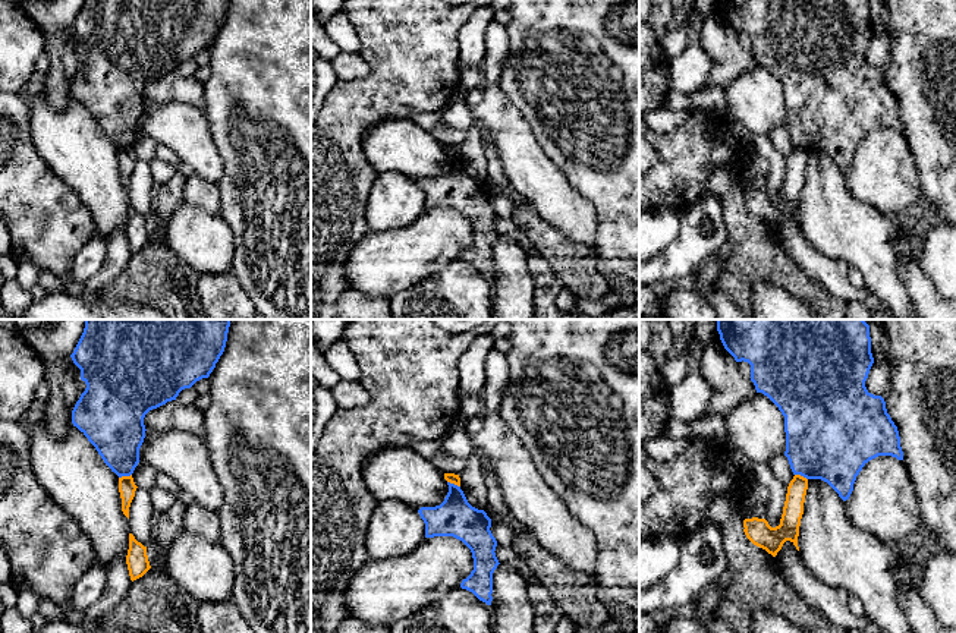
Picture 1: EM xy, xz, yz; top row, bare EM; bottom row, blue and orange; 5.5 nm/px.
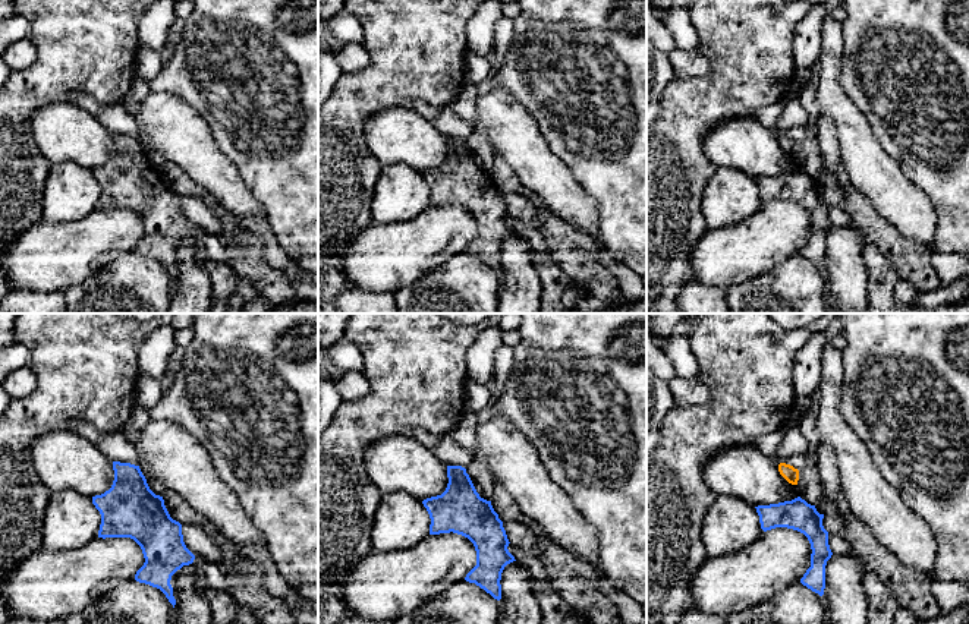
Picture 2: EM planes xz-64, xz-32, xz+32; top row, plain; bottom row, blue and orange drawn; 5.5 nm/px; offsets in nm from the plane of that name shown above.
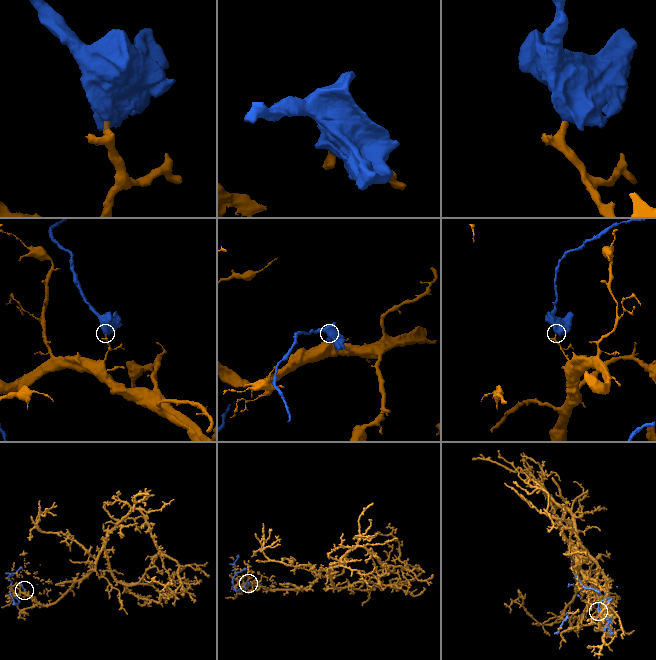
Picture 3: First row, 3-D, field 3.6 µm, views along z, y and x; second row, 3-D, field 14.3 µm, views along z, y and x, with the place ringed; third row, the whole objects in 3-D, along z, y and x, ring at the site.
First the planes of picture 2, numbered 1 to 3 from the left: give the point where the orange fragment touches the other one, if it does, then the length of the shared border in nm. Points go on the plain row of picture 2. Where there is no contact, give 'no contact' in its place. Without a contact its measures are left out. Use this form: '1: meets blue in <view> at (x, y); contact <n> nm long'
1: no contact
2: no contact
3: no contact

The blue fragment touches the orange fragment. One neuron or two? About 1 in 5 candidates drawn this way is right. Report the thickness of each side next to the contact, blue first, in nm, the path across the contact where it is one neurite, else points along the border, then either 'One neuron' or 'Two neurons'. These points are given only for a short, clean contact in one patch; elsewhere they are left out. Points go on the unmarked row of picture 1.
Thickness 300 nm (blue) against 100 nm. Boundary: xy (131, 145), (119, 150). Two neurons

